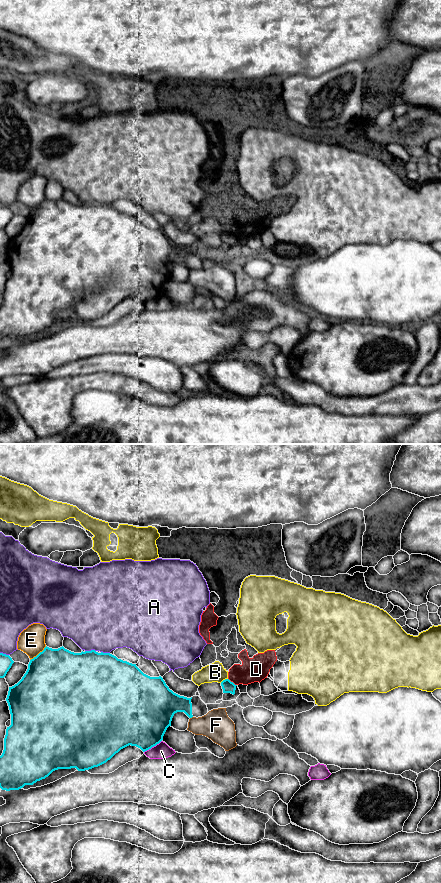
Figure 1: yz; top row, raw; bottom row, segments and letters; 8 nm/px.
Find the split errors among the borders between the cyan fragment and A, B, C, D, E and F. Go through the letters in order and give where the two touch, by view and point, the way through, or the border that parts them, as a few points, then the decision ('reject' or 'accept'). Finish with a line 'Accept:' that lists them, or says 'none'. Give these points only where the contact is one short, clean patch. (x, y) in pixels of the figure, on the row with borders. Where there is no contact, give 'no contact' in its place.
A: contact yz (91, 650); reject
B: contact yz (223, 680); reject
C: contact yz (152, 746); reject
D: contact yz (232, 682); border yz (228, 678), (236, 685); reject
E: contact yz (39, 653); reject
F: contact yz (191, 717); reject
Accept: none

